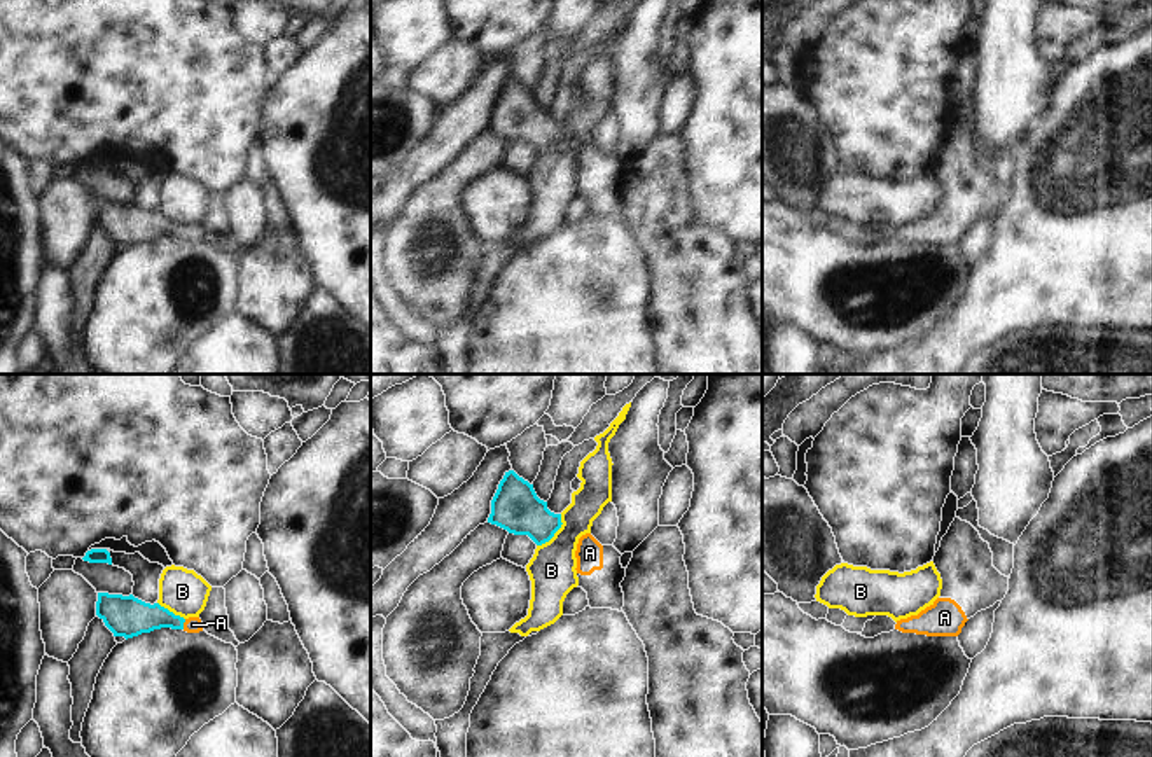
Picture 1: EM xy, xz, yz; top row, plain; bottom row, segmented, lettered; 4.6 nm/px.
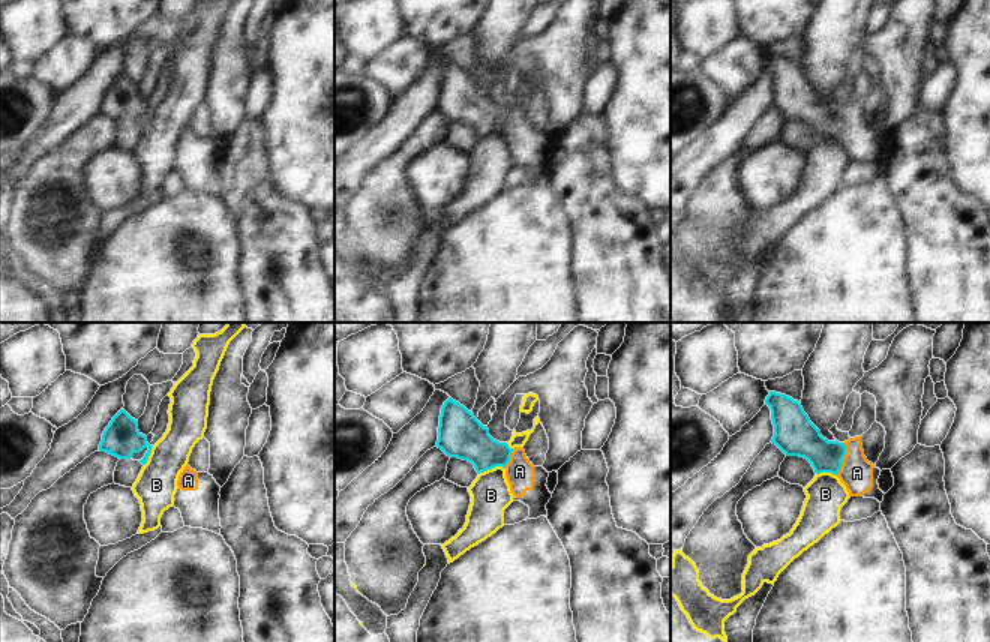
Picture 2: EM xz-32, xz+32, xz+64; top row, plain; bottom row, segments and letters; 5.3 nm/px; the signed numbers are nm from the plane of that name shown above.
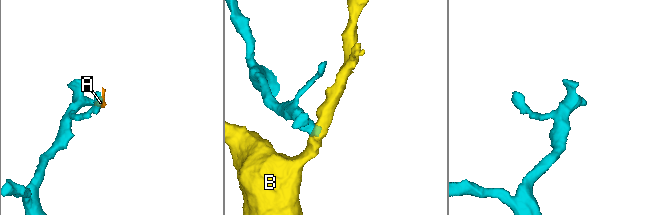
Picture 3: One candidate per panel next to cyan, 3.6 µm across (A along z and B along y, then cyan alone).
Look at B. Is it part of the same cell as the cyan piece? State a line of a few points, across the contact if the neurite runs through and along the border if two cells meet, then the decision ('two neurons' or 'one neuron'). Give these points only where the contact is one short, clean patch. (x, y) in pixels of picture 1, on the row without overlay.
line xz (562, 123), (558, 138), (537, 154); two neurons

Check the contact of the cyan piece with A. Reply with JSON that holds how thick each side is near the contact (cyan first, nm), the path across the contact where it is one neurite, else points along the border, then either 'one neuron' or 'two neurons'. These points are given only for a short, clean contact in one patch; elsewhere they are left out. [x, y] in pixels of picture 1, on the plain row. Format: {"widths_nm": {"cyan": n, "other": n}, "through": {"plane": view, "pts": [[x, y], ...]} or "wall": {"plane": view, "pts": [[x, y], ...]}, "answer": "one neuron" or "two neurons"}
{"widths_nm": {"cyan": 180, "other": 80}, "through": {"plane": "xy", "pts": [[130, 224], [165, 226], [182, 233], [193, 233]]}, "answer": "one neuron"}

